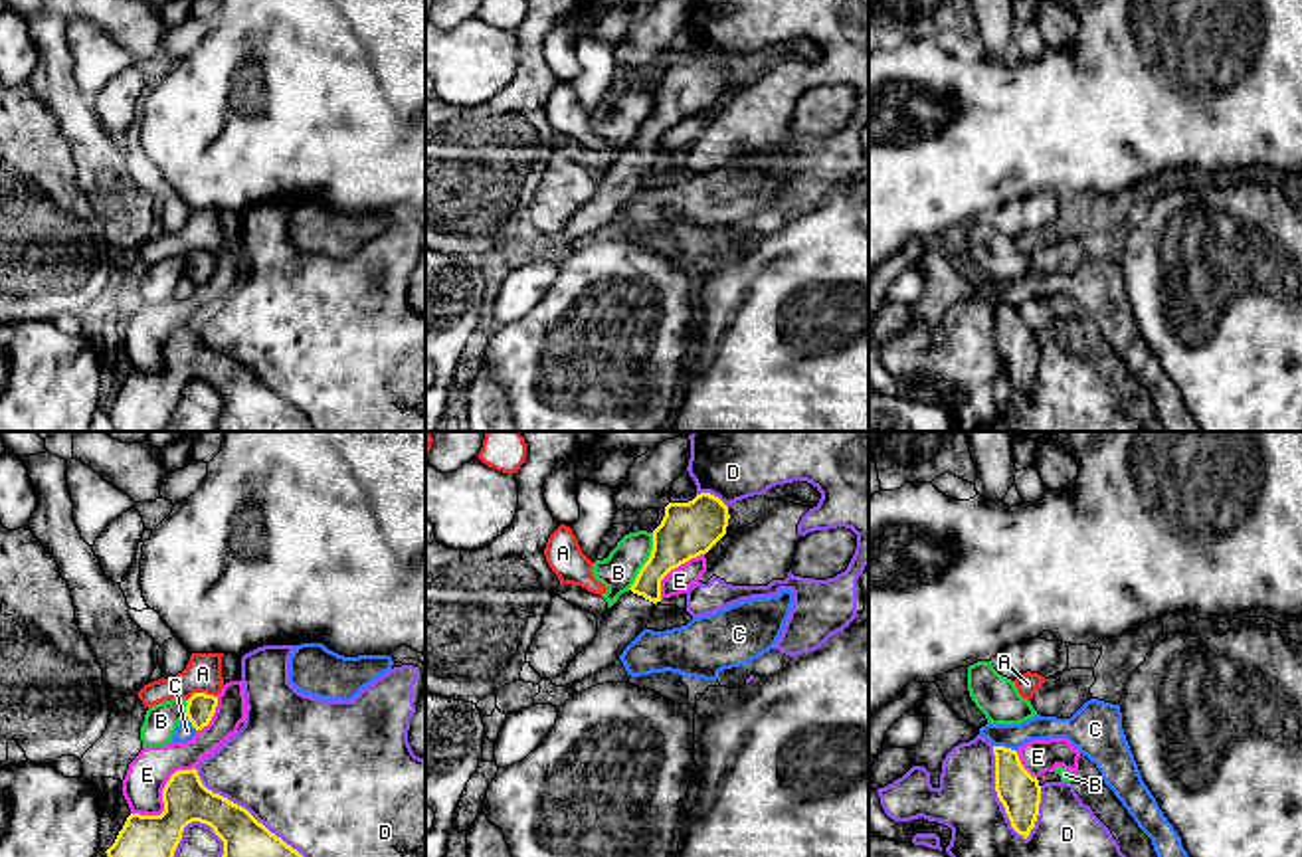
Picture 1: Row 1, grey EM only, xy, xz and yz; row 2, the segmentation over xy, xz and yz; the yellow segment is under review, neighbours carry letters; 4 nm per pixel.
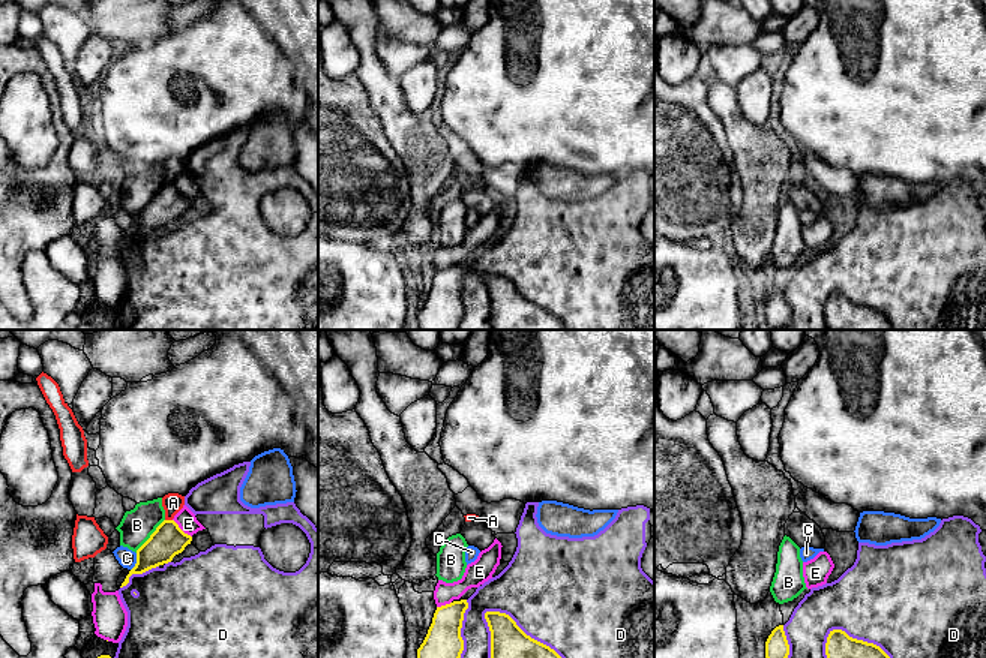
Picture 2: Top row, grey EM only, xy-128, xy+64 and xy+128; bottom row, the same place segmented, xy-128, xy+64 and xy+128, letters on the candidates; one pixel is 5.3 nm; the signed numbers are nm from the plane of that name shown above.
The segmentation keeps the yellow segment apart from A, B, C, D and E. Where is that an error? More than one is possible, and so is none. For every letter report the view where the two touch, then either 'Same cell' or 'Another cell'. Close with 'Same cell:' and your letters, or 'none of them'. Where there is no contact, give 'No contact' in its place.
A: Touches yellow in xy. Another cell
B: Touches yellow in xz. Another cell
C: Touches yellow in yz. Another cell
D: Touches yellow in xy. Another cell
E: Touches yellow in xy. Another cell
Same cell: none of them

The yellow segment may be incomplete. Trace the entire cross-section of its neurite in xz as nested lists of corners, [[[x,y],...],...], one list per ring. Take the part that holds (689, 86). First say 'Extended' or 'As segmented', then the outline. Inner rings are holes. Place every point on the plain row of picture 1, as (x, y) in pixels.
Extended. [[[710,49],[689,59],[669,59],[653,87],[653,107],[633,143],[598,174],[598,192],[552,236],[552,241],[578,239],[619,216],[623,206],[647,186],[655,160],[661,158],[661,137],[681,121],[706,111],[728,83],[728,63]]]

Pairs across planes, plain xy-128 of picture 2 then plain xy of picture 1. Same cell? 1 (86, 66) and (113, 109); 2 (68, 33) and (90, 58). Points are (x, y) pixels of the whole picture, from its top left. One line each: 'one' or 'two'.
1: one
2: one

